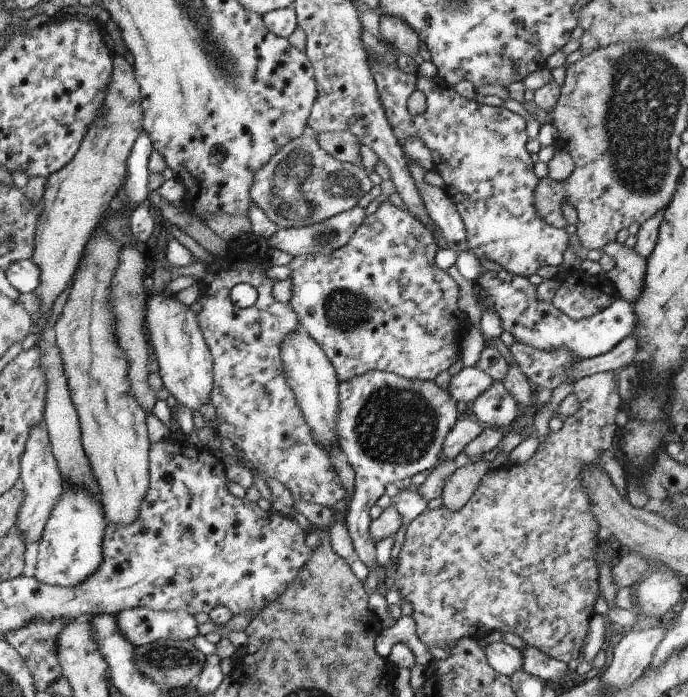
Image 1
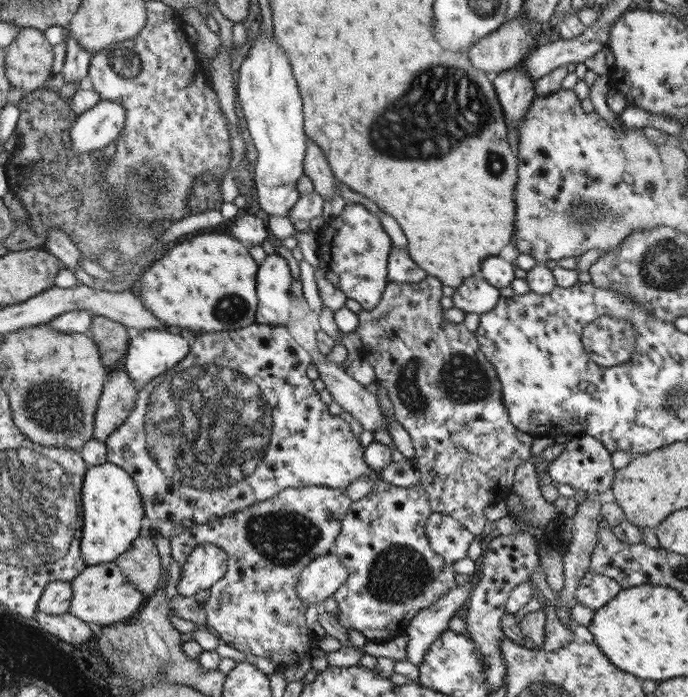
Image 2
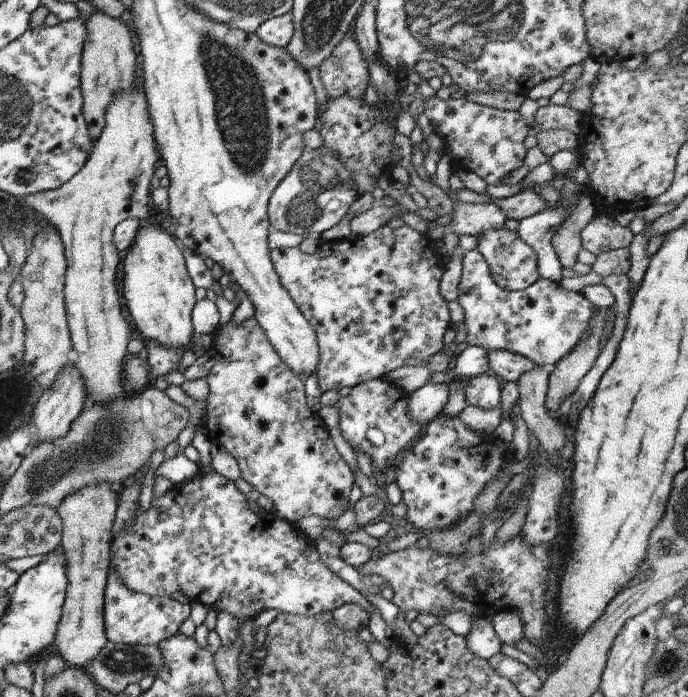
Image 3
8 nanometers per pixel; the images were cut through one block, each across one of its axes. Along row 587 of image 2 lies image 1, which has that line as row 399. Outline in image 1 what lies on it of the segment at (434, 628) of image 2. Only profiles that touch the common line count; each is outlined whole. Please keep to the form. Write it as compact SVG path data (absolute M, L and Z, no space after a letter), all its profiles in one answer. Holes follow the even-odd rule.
M476 366L464 367L458 375L452 377L447 391L453 399L464 402L476 401L488 388L491 388L494 380Z

